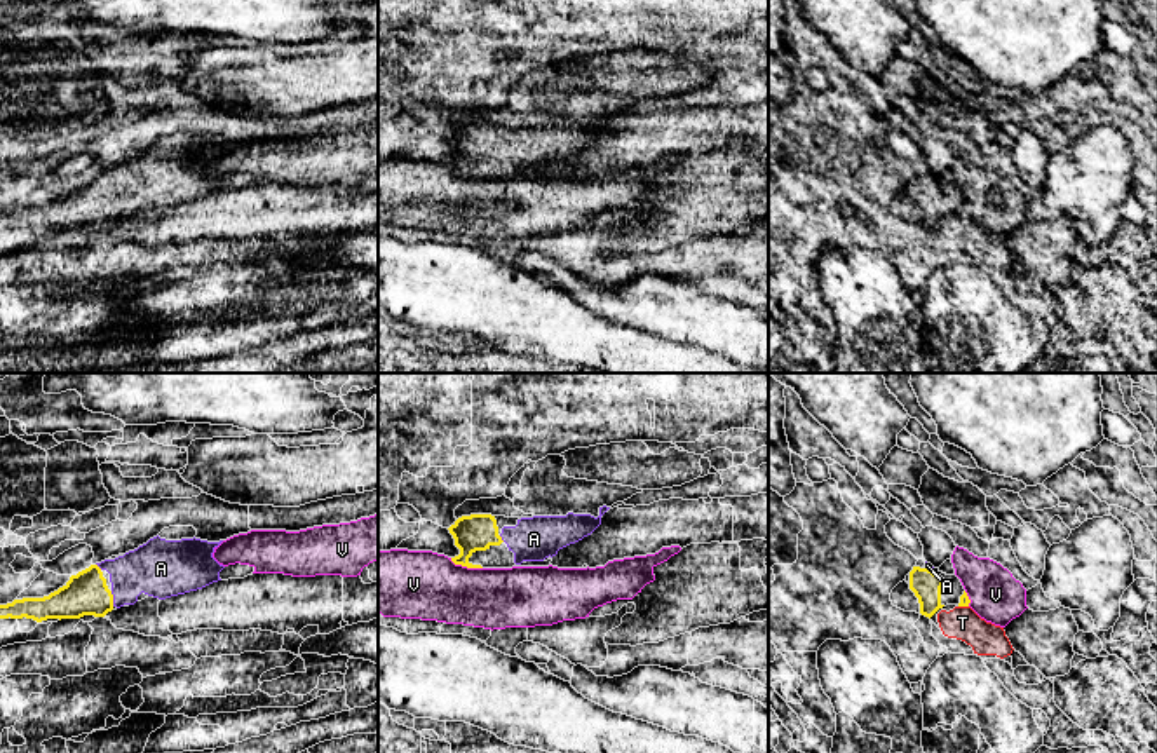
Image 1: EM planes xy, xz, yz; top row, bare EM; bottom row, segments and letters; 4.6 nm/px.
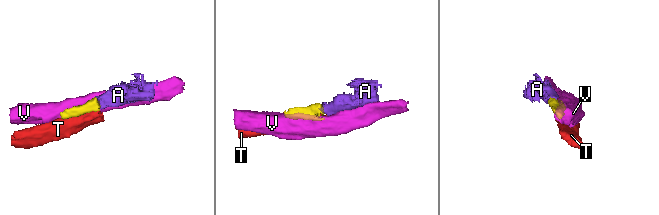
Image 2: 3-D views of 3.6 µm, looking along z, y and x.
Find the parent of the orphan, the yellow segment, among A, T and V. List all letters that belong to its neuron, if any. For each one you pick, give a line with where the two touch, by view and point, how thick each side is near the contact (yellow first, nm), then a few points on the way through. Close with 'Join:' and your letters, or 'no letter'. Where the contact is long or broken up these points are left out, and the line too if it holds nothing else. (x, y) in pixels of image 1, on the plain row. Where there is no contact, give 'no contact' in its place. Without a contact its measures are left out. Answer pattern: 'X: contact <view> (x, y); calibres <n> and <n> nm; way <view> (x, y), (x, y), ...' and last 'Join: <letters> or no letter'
A: contact xy (112, 208); calibres 200 and 260 nm; way xy (86, 203), (94, 208), (112, 208), (142, 180), (157, 178)
Join: A

